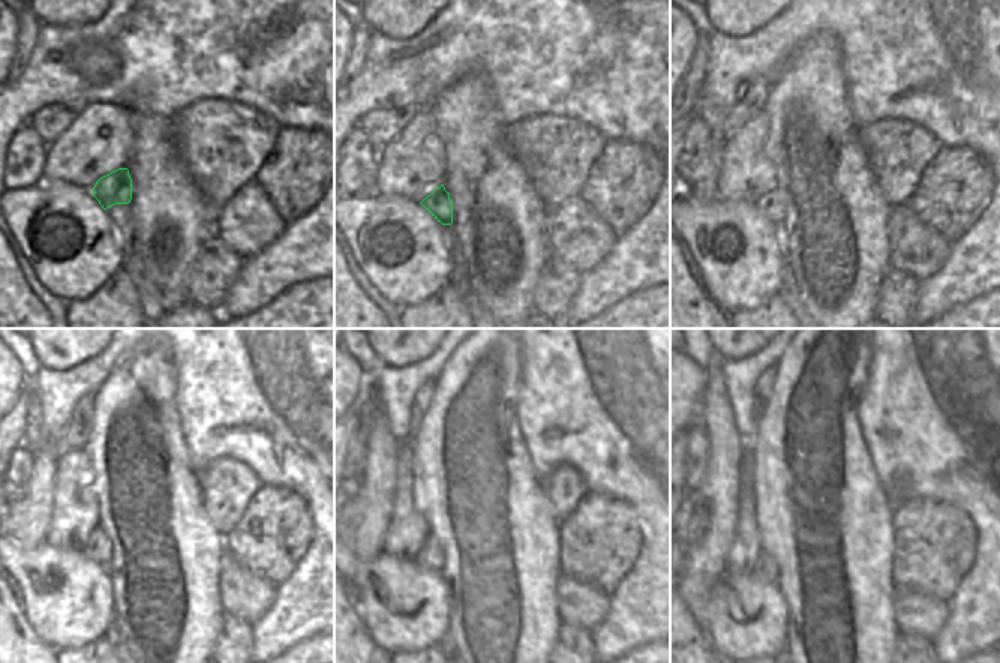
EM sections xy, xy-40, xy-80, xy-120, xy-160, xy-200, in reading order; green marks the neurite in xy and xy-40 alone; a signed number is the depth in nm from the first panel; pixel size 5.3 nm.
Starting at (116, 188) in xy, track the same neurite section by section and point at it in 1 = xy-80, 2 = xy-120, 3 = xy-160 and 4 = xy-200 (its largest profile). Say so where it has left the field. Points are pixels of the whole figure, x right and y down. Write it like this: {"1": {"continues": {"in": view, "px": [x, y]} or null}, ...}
{"1": {"continues": {"in": "xy-80", "px": [772, 204]}}, "2": {"continues": {"in": "xy-120", "px": [98, 548]}}, "3": {"continues": {"in": "xy-160", "px": [431, 557]}}, "4": {"continues": {"in": "xy-200", "px": [763, 569]}}}

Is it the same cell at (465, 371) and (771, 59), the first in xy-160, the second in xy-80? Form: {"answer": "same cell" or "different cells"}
{"answer": "different cells"}

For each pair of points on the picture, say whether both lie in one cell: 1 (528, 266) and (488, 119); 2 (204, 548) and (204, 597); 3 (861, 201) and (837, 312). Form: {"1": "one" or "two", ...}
{"1": "one", "2": "one", "3": "one"}

